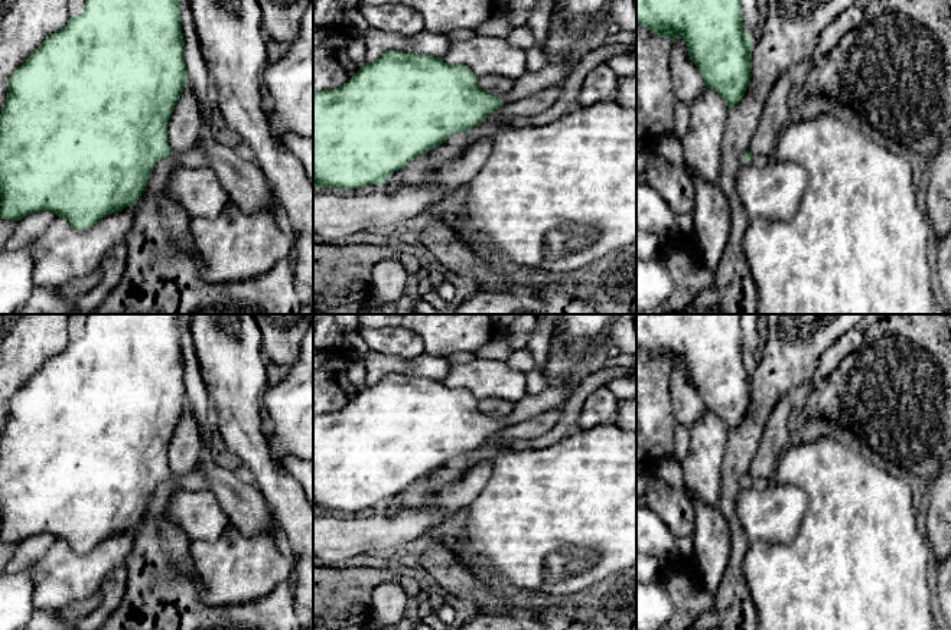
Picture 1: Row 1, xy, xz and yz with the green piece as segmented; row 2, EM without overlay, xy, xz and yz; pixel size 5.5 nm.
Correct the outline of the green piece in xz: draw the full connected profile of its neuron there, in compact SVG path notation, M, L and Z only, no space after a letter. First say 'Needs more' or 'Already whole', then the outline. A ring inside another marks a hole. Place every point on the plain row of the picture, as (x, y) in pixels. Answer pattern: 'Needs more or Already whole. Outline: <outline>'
Needs more. Outline: M390 373L377 385L359 391L345 408L313 418L313 512L381 509L394 494L404 492L420 477L446 466L452 457L470 453L486 444L491 434L524 422L544 411L563 408L571 394L571 389L558 383L548 385L541 394L527 394L515 402L508 417L494 420L479 411L478 399L466 388L449 388L442 381Z

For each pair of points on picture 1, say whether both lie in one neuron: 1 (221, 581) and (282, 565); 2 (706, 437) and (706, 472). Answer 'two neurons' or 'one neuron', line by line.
1: one neuron
2: one neuron

